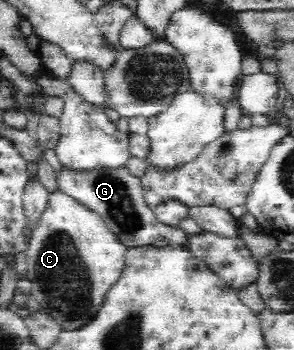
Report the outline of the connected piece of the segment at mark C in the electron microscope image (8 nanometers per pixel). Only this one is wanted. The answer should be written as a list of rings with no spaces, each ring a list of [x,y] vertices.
[[[60,190],[49,195],[46,210],[30,235],[29,245],[25,251],[25,276],[31,284],[31,293],[37,300],[39,310],[56,322],[61,332],[74,332],[92,324],[103,309],[104,298],[122,276],[128,247],[118,242],[98,214]]]

